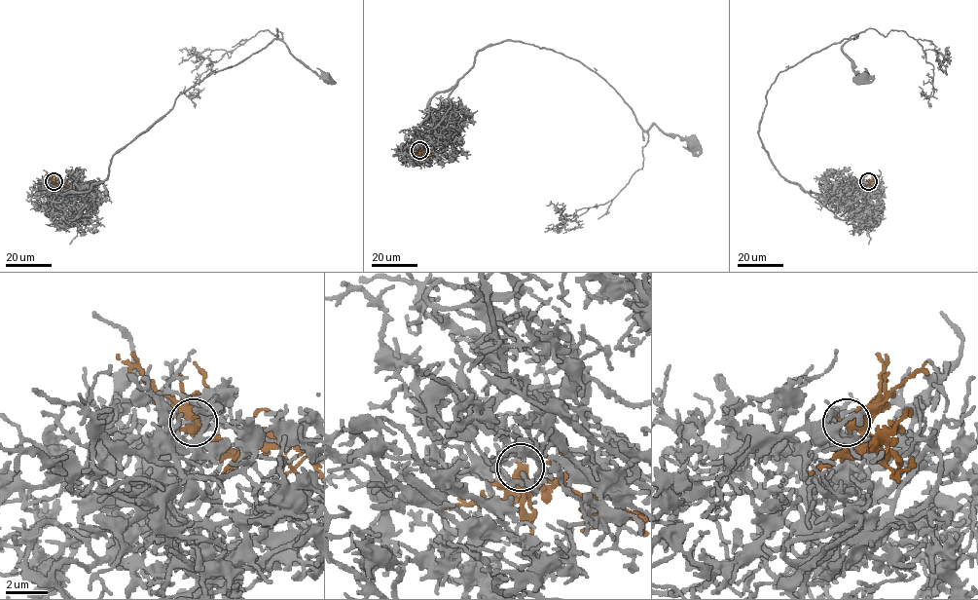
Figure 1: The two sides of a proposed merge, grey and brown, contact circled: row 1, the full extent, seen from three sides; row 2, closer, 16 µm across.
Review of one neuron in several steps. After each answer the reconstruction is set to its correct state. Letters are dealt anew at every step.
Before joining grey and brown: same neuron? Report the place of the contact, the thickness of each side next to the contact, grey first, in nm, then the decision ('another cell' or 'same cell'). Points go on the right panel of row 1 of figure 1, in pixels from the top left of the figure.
(868, 181) | 100/380 nm | same cell

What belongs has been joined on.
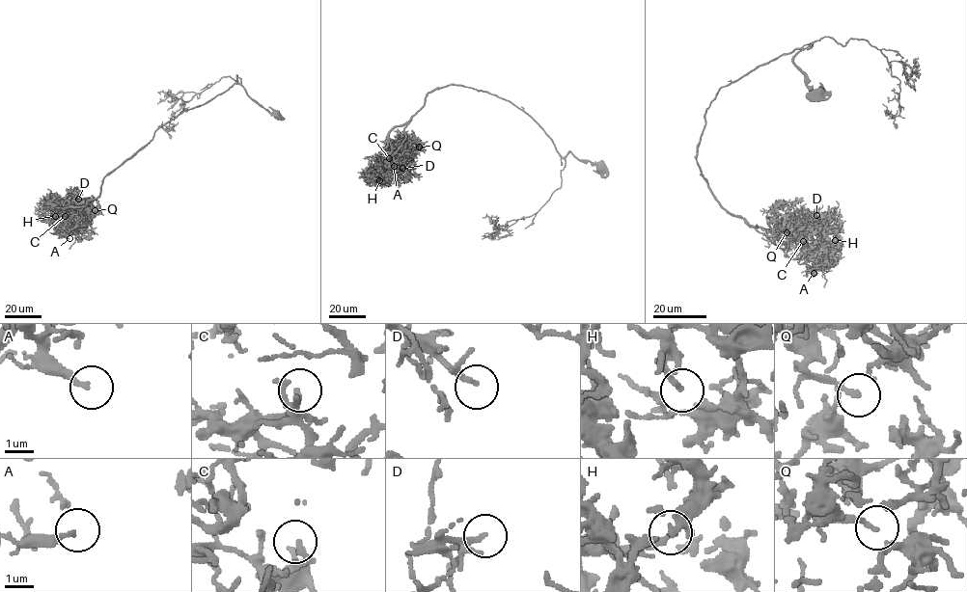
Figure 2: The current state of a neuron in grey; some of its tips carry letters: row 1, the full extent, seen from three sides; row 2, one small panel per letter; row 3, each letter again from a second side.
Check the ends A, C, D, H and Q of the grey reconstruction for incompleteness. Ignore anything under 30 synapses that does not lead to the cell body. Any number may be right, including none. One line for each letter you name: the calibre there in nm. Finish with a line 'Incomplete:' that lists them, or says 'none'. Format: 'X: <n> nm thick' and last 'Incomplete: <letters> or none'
C: 200 nm thick
Incomplete: C

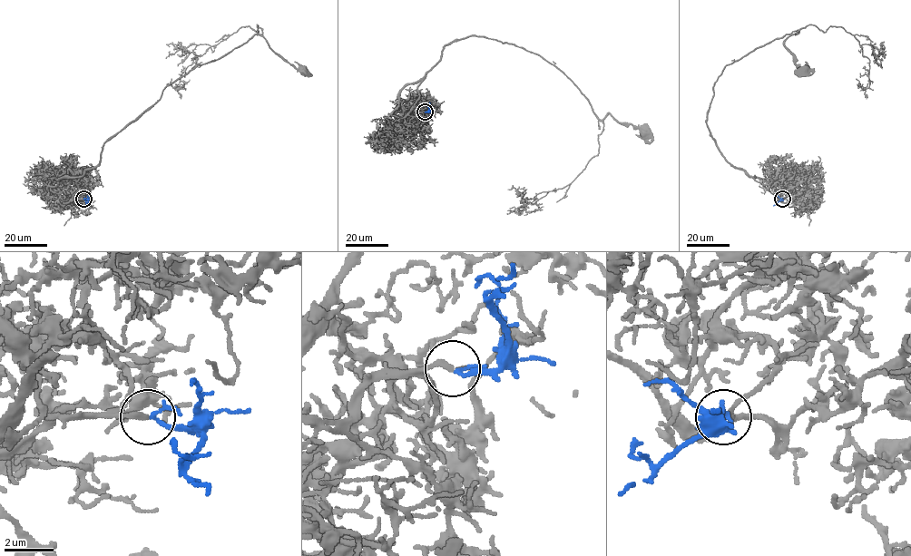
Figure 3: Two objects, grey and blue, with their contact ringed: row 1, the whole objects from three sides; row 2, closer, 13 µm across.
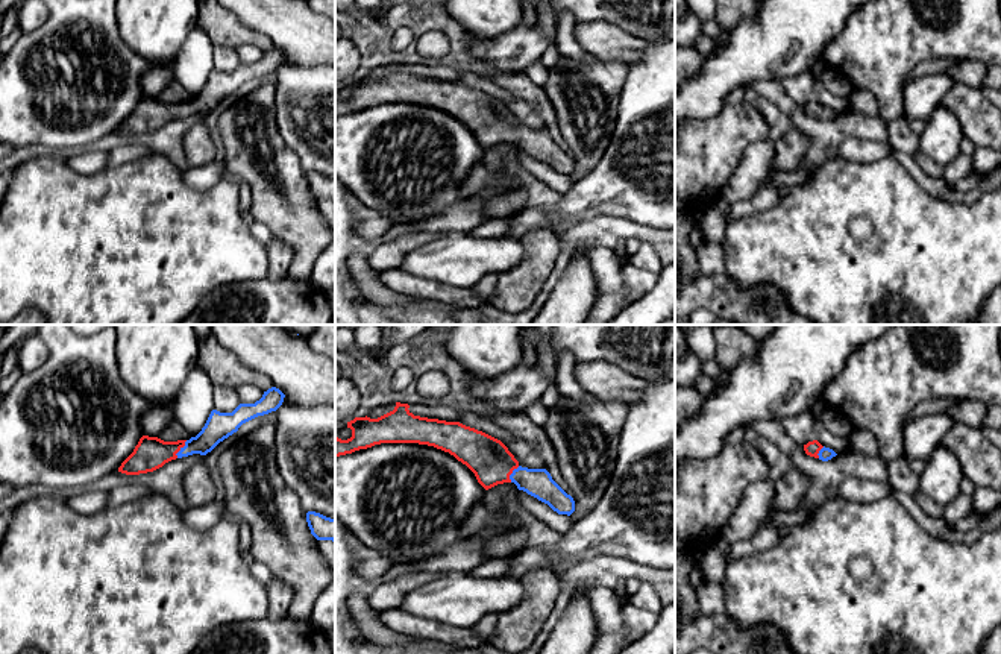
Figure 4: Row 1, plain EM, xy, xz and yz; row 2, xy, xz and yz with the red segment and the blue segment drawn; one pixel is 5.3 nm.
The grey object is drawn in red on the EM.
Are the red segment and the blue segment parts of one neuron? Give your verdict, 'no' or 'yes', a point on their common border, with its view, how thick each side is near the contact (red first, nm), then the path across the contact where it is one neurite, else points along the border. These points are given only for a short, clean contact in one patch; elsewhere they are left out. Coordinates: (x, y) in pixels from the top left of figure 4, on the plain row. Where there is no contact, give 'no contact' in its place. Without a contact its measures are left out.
yes; contact xy (179, 110); calibres 170 and 140 nm; way xy (150, 113), (179, 110), (199, 105), (219, 85)

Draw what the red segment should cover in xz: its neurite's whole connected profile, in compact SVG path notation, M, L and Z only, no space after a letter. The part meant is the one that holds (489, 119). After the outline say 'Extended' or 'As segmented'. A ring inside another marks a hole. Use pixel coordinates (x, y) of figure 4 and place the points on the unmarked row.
M396 62L393 71L378 79L366 76L347 82L352 97L341 100L335 94L335 117L381 103L428 105L466 124L485 150L514 143L519 150L548 164L558 175L570 176L575 171L573 158L546 129L522 127L500 100L460 82L414 76L408 68L408 64Z. Extended

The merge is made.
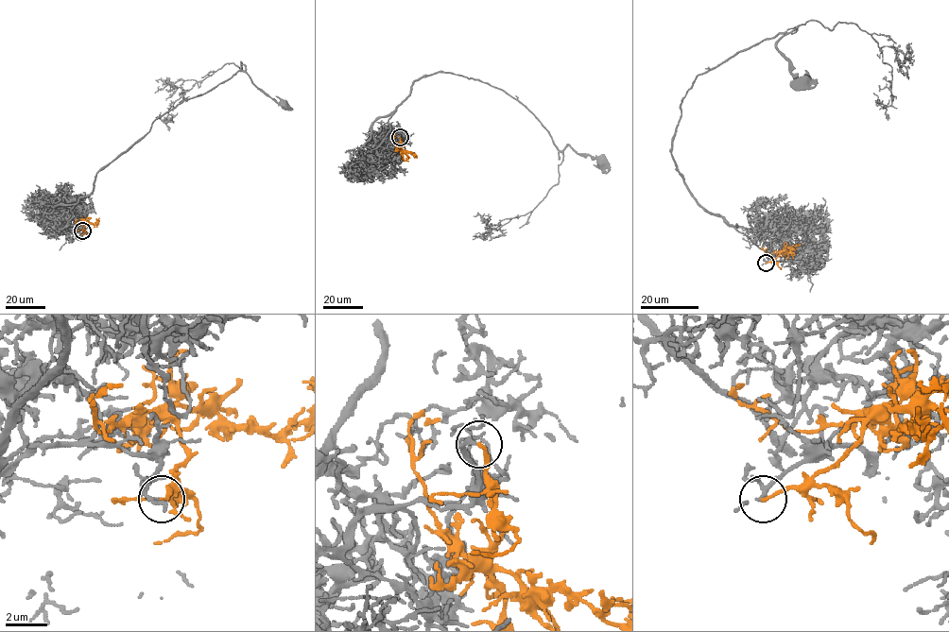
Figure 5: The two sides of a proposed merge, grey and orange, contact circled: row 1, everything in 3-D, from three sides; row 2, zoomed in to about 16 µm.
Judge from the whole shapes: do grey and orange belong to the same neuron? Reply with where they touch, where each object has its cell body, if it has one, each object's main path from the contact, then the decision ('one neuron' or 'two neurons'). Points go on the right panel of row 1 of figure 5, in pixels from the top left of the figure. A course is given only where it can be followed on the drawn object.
(766, 263) | grey (801, 83) | orange none | grey via (766, 263), (779, 247), (759, 248), (693, 196), (671, 153), (675, 128), (698, 75), (779, 33), (801, 84) | orange via (766, 263), (783, 250), (789, 254), (793, 245) | one neuron

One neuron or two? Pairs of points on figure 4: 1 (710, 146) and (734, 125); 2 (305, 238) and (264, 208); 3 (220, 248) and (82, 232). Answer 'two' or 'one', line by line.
1: one
2: one
3: one

